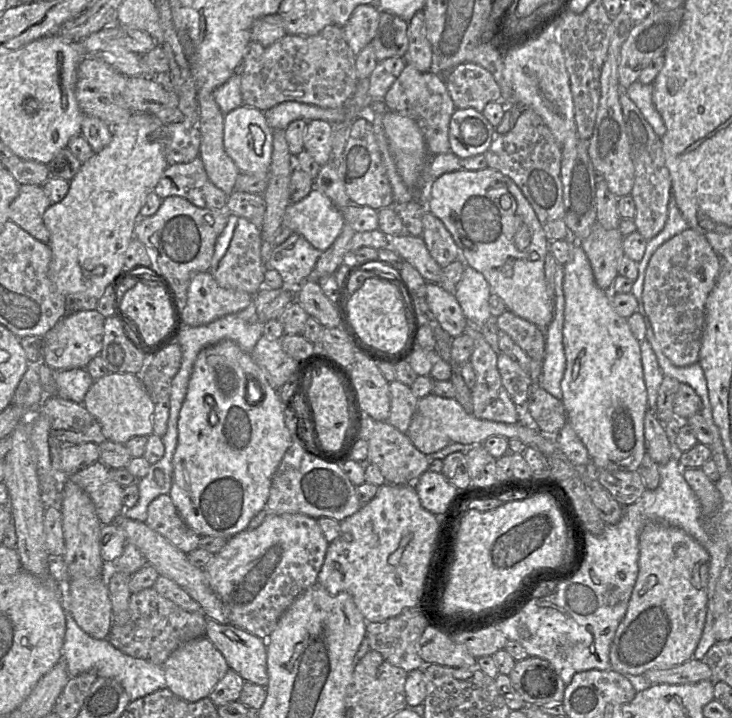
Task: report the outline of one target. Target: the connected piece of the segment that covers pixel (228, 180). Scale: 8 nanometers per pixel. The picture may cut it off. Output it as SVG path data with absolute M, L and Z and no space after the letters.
M198 90L199 130L201 158L209 180L225 194L230 195L241 173L228 156L223 144L225 115L217 105L213 94Z

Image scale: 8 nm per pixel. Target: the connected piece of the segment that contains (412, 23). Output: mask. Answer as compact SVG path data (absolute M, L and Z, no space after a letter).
M419 10L408 22L408 50L404 56L407 64L420 72L428 72L432 65L432 48L426 35L424 11Z

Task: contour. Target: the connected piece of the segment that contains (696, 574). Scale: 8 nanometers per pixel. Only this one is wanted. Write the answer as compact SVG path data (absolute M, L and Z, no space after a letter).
M647 524L639 536L639 573L628 608L610 646L611 670L641 677L651 669L668 669L693 658L706 623L710 556L682 529Z

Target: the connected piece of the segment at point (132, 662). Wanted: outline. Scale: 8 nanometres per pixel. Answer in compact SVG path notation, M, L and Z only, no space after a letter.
M65 613L66 631L62 658L70 677L93 670L98 677L115 679L123 687L130 701L142 698L167 687L162 666L131 657L116 649L108 639L95 639L85 633L70 613Z

